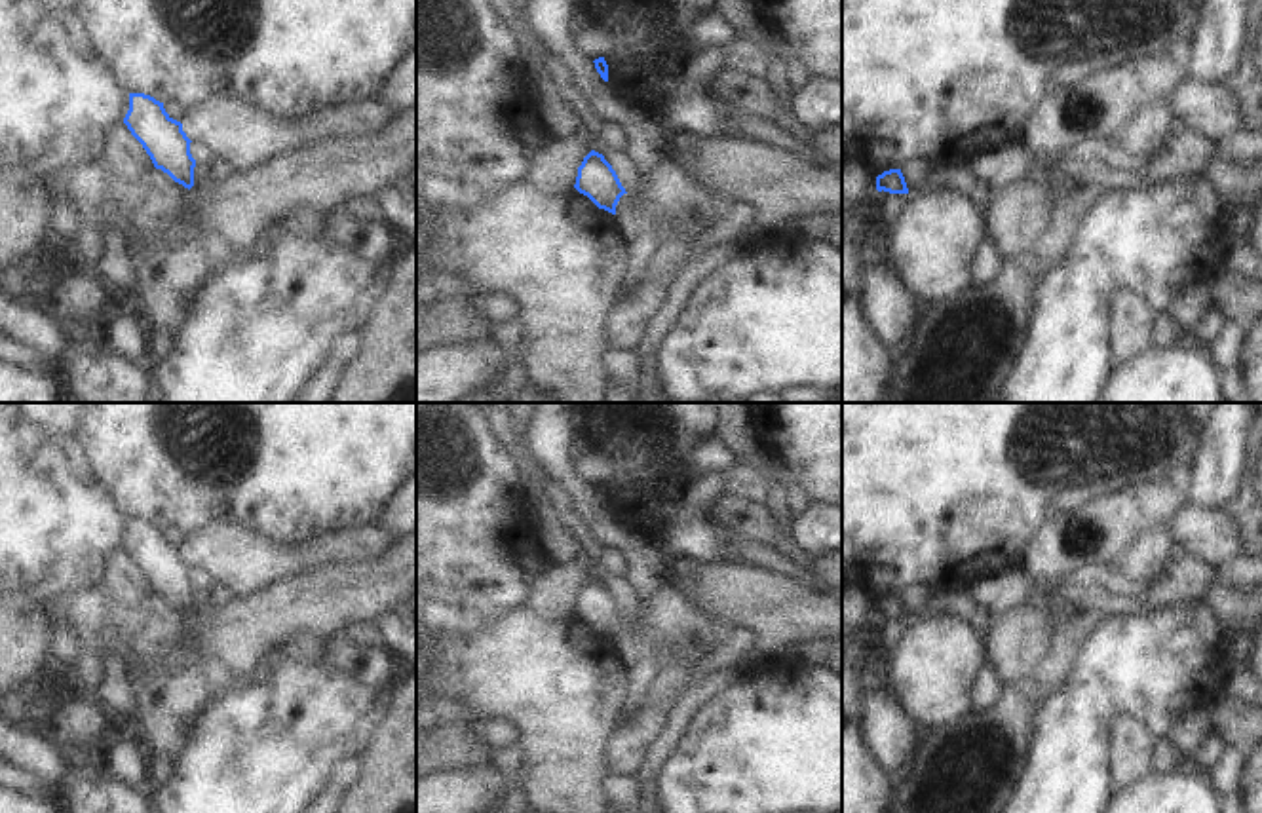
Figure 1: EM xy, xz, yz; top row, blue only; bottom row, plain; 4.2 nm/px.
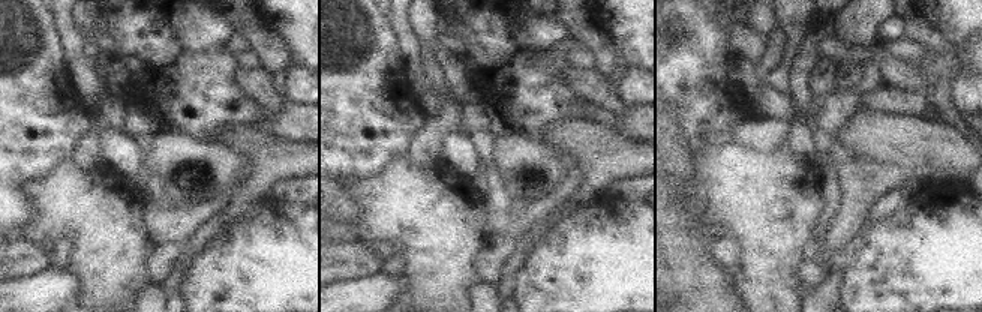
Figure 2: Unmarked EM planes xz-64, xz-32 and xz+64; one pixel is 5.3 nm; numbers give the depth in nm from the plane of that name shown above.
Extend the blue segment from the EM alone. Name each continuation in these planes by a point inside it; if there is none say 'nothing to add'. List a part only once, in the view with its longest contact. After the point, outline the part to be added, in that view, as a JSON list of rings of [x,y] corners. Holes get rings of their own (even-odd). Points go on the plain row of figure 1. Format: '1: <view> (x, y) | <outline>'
nothing to add

